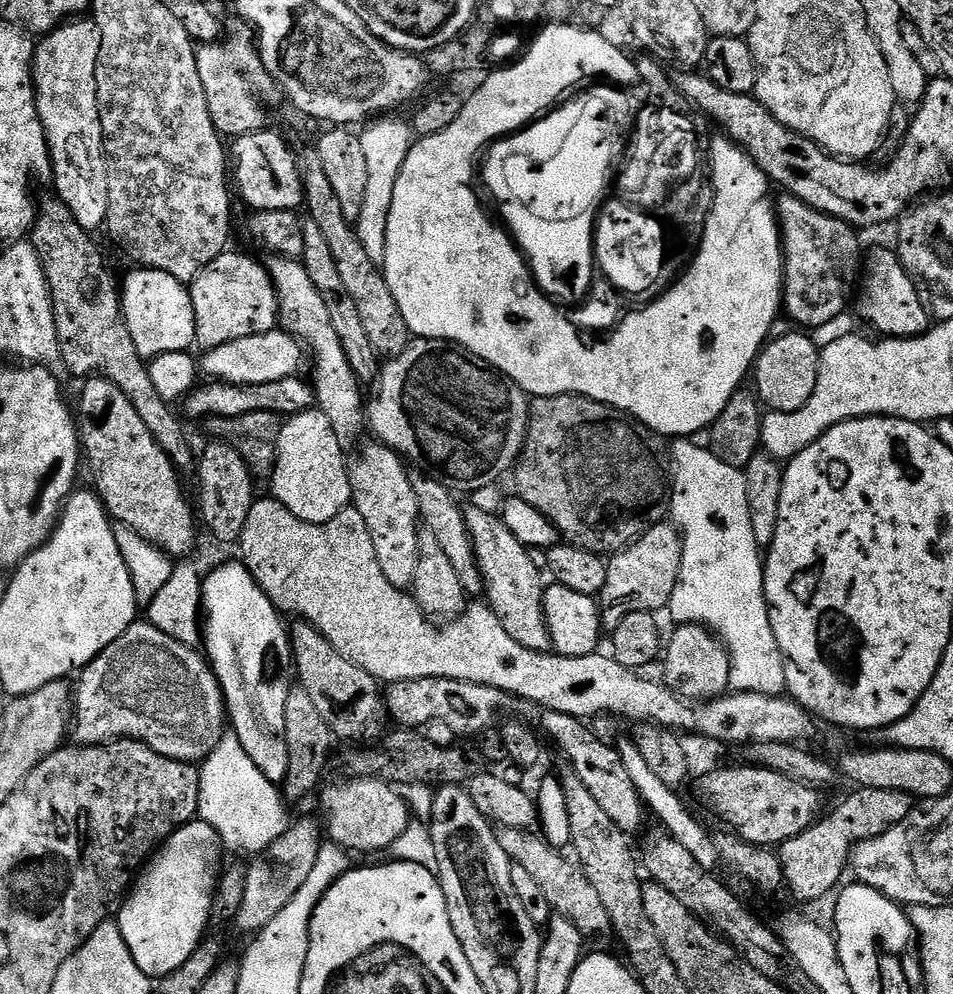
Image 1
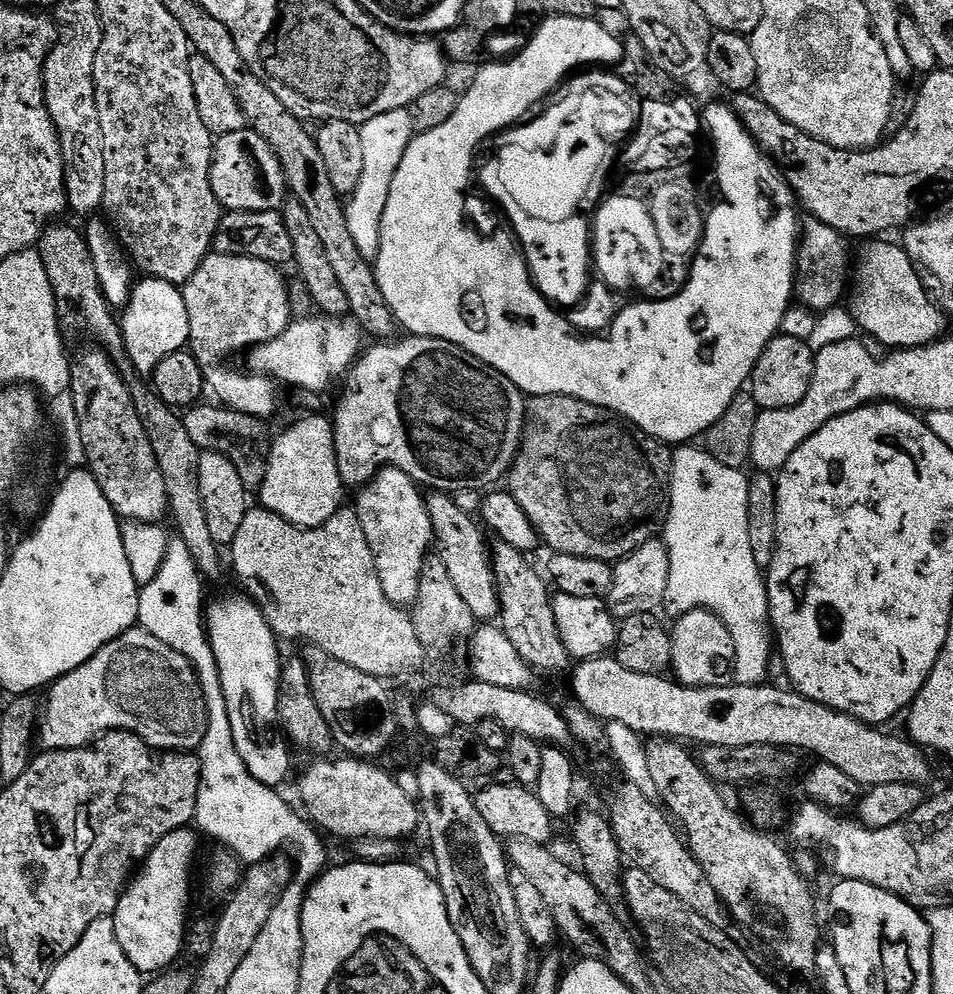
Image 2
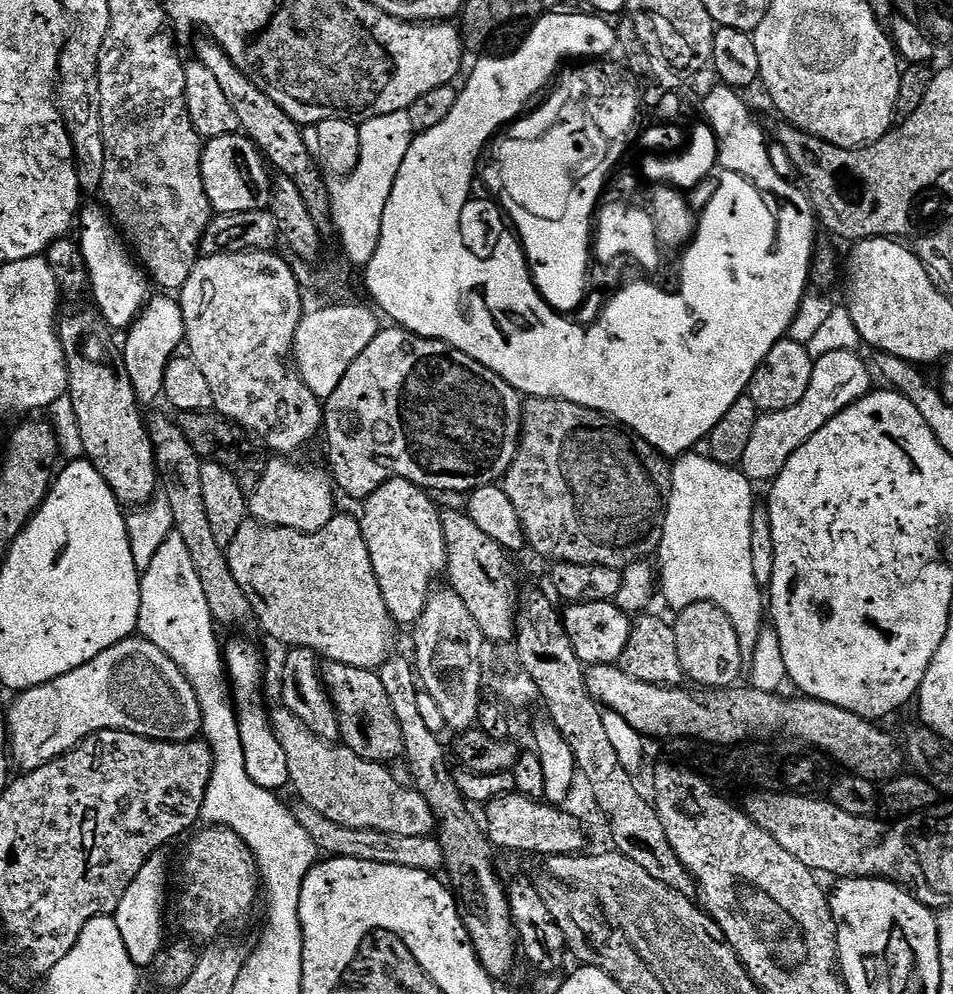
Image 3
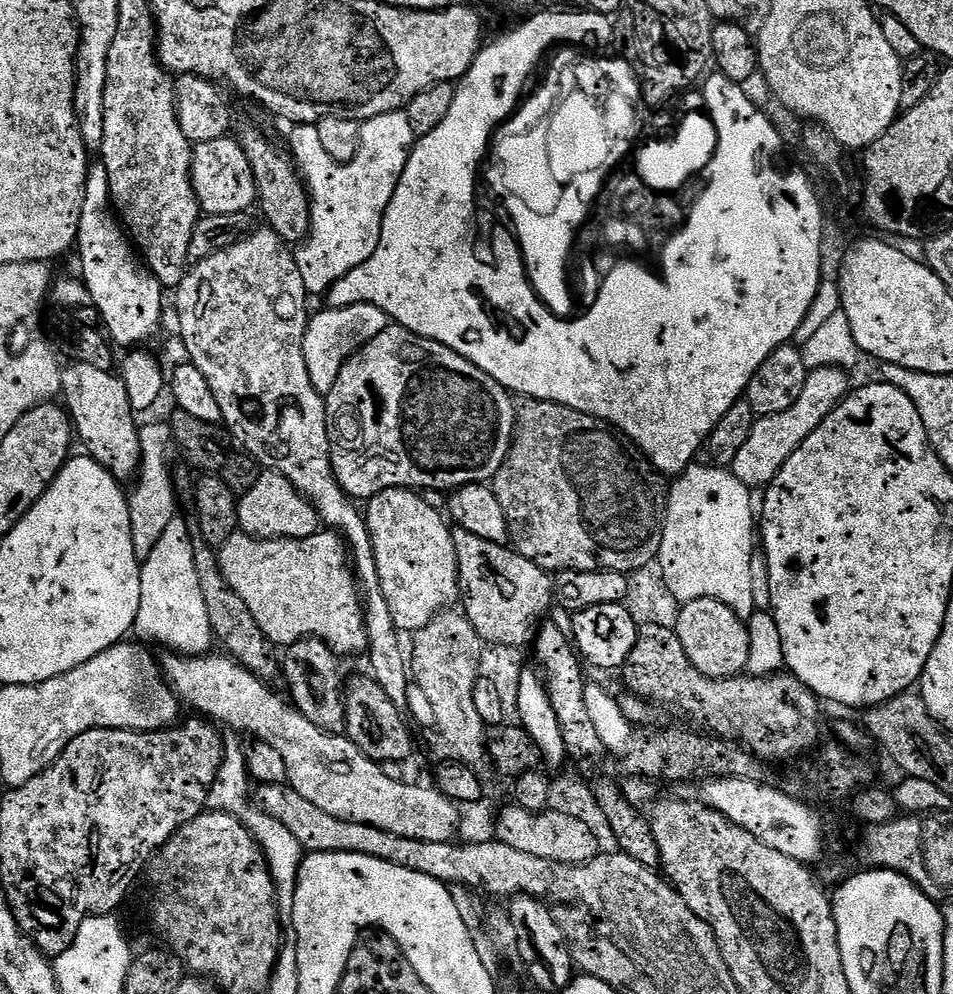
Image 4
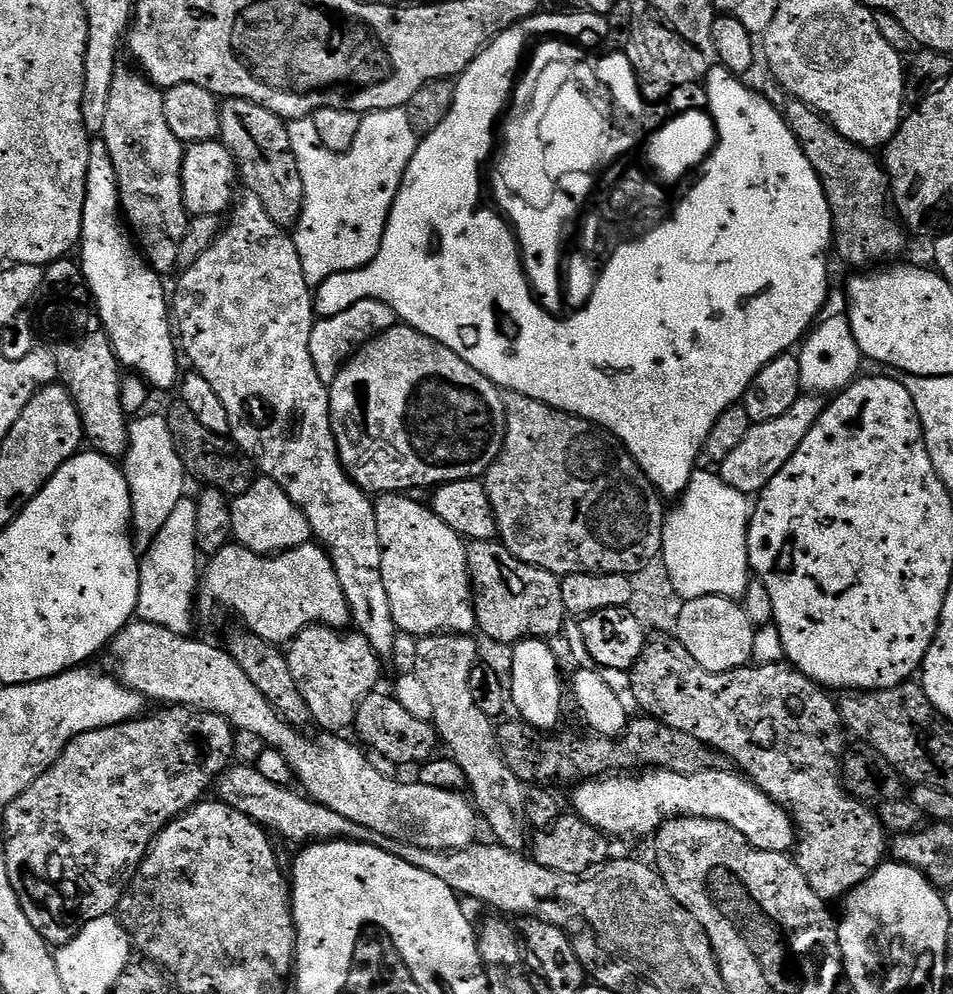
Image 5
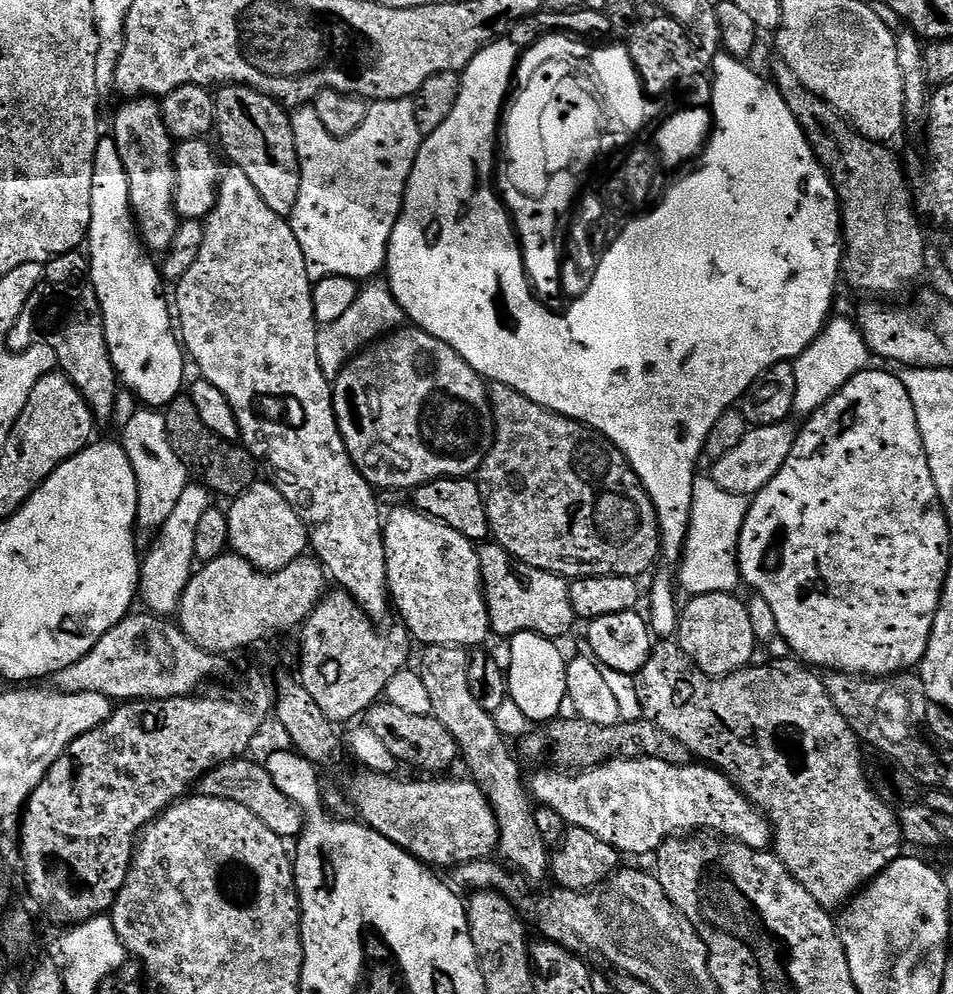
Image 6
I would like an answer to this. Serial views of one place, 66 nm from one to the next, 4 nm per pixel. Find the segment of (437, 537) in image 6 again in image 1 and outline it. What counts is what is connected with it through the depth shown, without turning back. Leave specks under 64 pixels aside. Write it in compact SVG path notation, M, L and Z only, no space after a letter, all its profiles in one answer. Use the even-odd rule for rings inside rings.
M371 443L350 464L348 477L352 483L352 504L358 514L362 514L366 530L370 530L370 542L374 546L378 566L382 566L382 574L386 574L386 582L408 590L414 582L414 566L418 564L418 542L422 528L418 500L414 498L412 479L405 461L386 445Z

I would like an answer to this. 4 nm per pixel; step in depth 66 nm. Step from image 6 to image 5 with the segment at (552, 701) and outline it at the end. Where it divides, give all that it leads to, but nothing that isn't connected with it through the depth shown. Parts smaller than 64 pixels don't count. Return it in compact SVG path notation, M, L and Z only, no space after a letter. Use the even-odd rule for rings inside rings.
M547 639L521 640L511 649L512 680L510 676L510 704L517 708L519 719L525 724L551 733L552 727L560 720L560 707L566 698L566 684L560 681L560 664L552 653Z

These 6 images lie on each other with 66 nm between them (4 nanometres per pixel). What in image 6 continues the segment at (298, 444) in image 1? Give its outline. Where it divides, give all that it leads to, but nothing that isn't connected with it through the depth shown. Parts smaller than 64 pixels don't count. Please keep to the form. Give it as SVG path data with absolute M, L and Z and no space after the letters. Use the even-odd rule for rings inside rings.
M251 484L229 504L232 505L227 505L226 511L230 526L228 543L231 551L246 558L246 562L250 562L259 571L277 572L290 566L290 562L301 559L309 551L308 531L302 518L298 518L294 506L290 506L286 498L282 498L275 484Z

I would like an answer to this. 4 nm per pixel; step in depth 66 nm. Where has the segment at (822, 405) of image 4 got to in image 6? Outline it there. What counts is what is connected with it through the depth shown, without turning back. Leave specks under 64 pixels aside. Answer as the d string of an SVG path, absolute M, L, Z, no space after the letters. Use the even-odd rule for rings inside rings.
M783 422L749 427L742 442L738 442L738 446L730 450L730 454L722 454L722 458L714 461L710 479L722 490L745 498L751 498L761 492L770 482L770 478L774 478L774 474L782 470L786 458L790 458L790 450L798 435L797 429L792 429L790 425L791 423Z

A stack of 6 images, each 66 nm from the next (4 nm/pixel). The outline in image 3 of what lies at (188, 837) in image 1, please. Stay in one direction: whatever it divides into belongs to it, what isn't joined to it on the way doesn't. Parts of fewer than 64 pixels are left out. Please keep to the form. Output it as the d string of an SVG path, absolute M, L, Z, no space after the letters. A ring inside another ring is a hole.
M158 851L148 857L147 862L142 866L142 870L138 870L138 878L134 878L134 882L130 882L126 894L122 894L122 902L118 902L118 910L114 914L114 919L118 922L118 931L122 934L122 942L126 942L126 954L130 954L130 958L137 966L155 965L156 957L166 947L166 939L164 940L164 903L167 900L169 903L170 892L168 896L168 860L164 855L163 851Z

